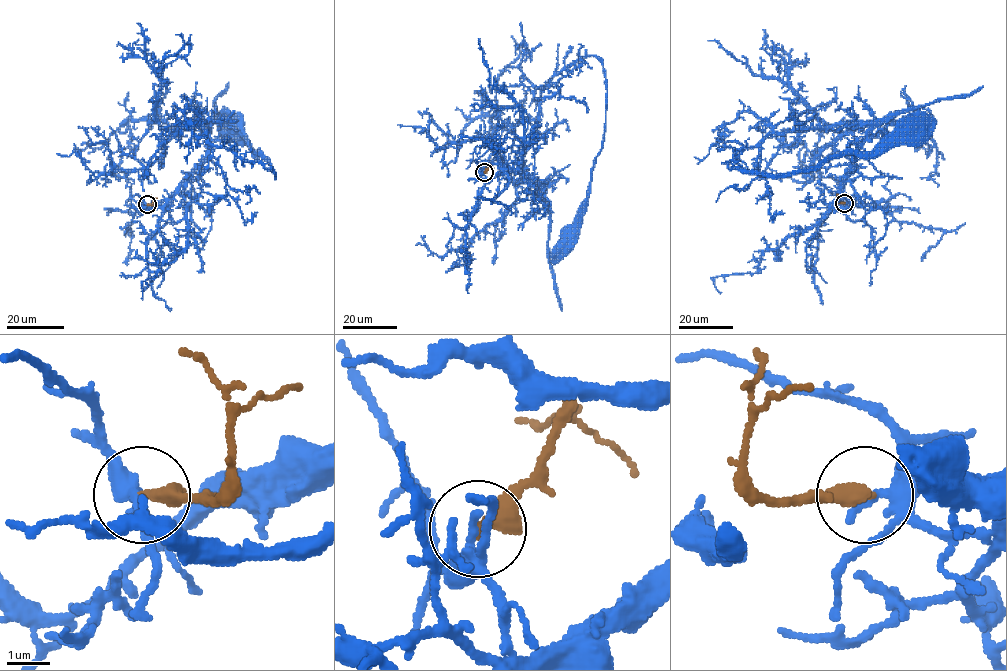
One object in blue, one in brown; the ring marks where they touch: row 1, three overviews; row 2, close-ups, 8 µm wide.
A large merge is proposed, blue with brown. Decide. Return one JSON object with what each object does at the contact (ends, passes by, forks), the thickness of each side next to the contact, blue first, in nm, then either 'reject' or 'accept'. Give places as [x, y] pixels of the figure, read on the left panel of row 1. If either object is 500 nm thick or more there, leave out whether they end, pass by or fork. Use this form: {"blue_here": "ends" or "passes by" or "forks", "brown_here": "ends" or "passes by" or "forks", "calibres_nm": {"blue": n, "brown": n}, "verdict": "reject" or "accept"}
{"blue_here": "passes by", "brown_here": "ends", "calibres_nm": {"blue": 240, "brown": 420}, "verdict": "reject"}

